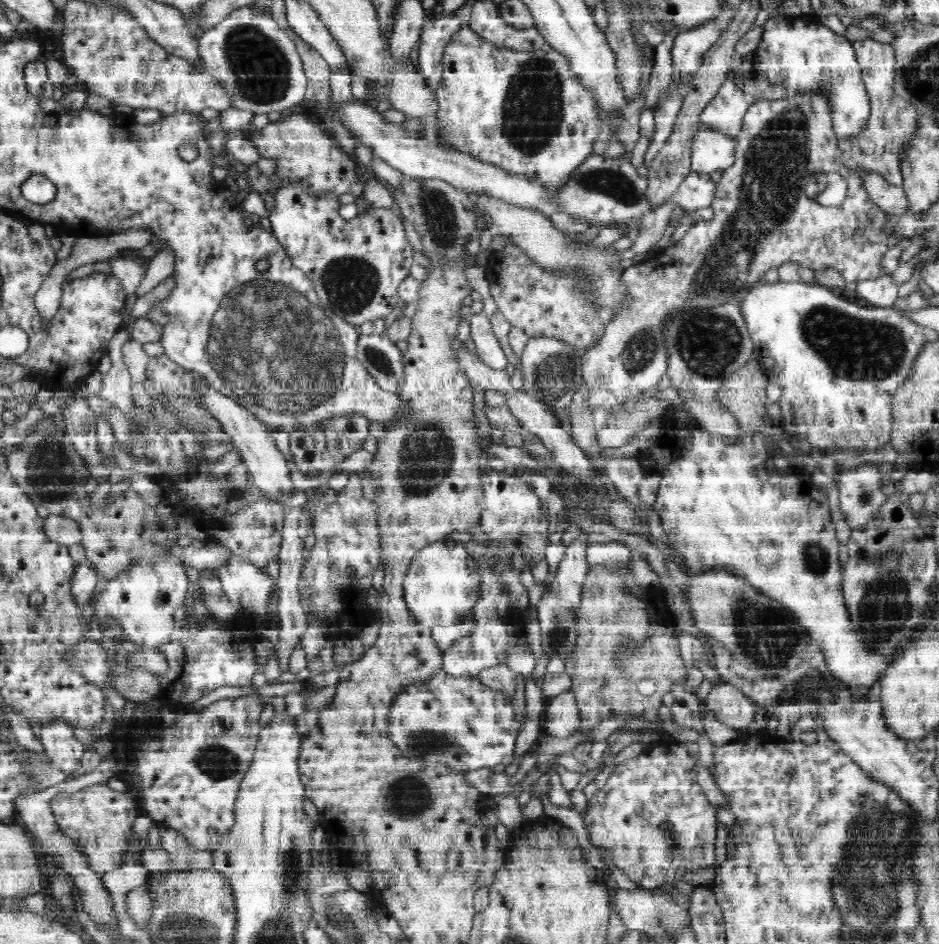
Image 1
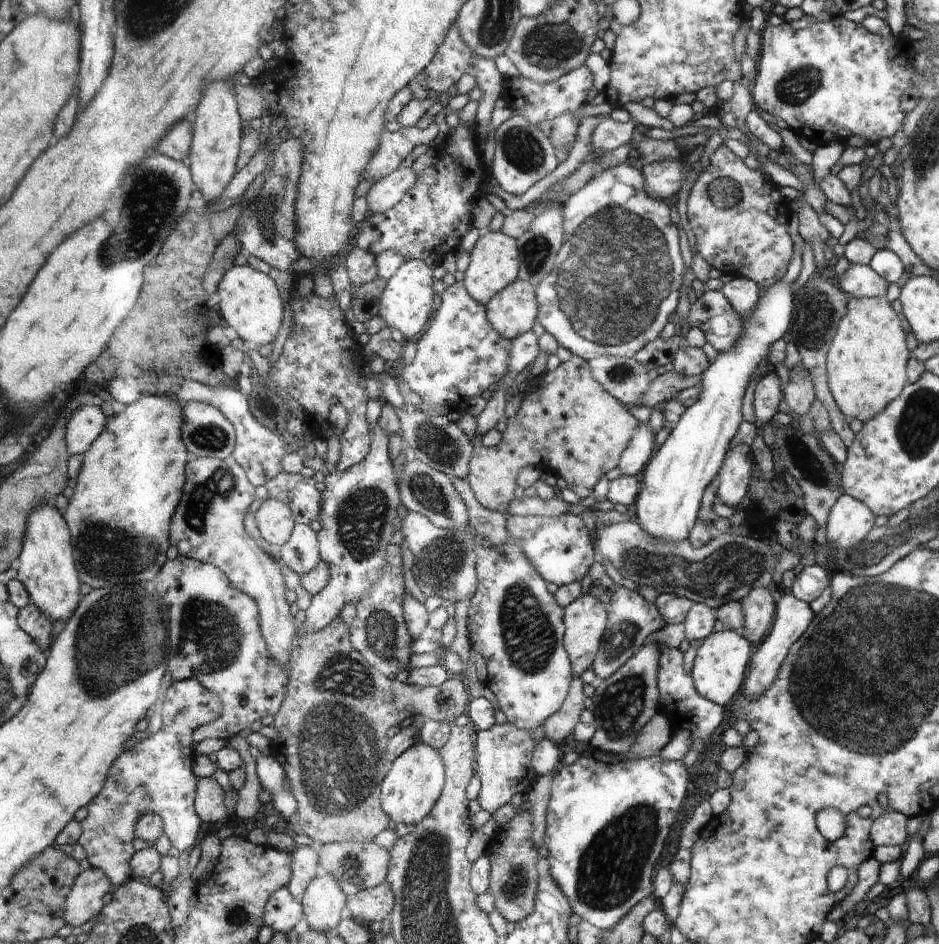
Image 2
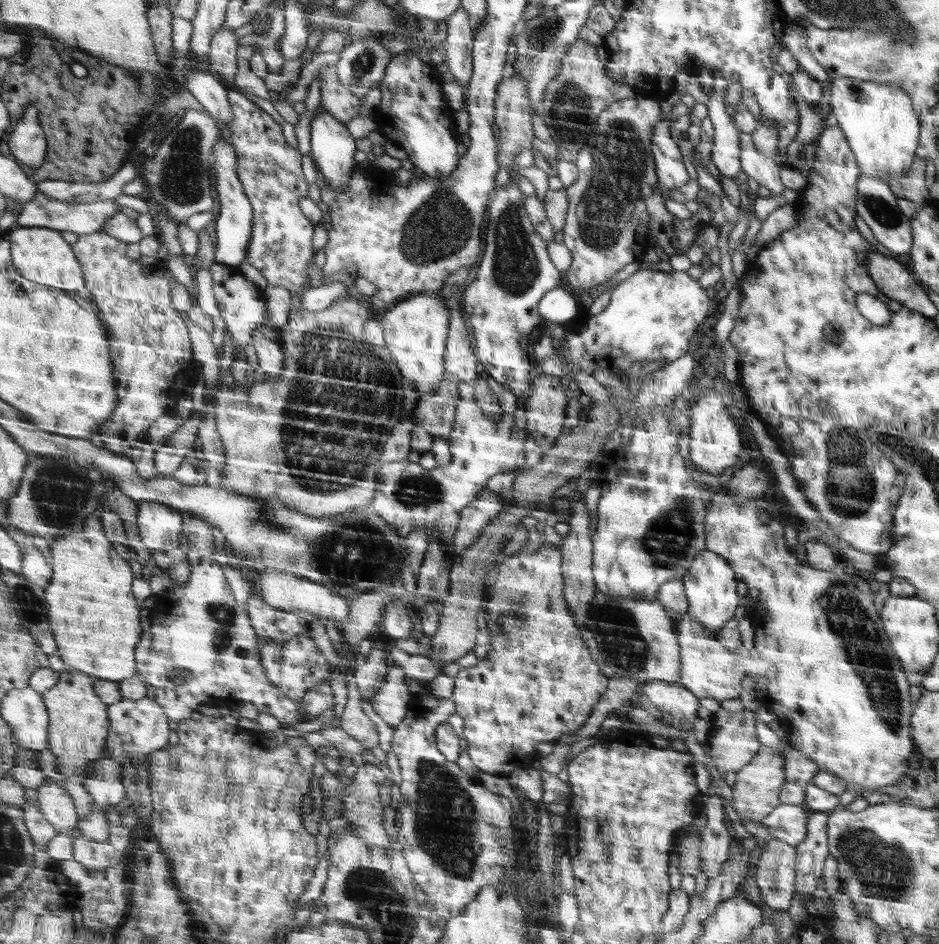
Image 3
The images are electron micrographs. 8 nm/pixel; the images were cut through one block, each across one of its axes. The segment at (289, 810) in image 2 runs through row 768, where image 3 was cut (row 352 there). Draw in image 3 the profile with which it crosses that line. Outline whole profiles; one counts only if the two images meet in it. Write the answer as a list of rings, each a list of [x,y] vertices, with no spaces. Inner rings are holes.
[[[259,328],[253,334],[253,342],[251,346],[255,346],[257,356],[259,356],[259,364],[261,370],[271,378],[279,378],[285,370],[285,354],[283,354],[283,346],[279,342],[269,340]]]

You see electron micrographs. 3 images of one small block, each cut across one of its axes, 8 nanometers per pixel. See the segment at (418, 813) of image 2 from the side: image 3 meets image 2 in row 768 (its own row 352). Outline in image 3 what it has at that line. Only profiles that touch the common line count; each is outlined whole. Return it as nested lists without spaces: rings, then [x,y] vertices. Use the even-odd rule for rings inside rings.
[[[421,292],[411,294],[409,298],[397,302],[393,308],[381,314],[385,342],[391,350],[393,360],[399,364],[405,378],[413,382],[413,390],[419,398],[433,396],[445,382],[445,352],[449,344],[449,306],[447,296],[439,292]]]

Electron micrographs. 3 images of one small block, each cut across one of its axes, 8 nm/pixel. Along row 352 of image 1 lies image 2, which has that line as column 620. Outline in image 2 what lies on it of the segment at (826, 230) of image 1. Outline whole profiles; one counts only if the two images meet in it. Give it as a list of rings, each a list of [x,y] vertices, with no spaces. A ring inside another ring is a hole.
[[[617,586],[611,594],[609,602],[609,628],[605,628],[605,636],[601,640],[601,650],[597,652],[597,658],[593,660],[591,672],[595,674],[595,684],[601,680],[613,676],[635,652],[643,646],[645,638],[649,638],[653,632],[663,628],[663,620],[655,608],[655,604],[645,602],[637,592],[627,590],[623,586]]]

